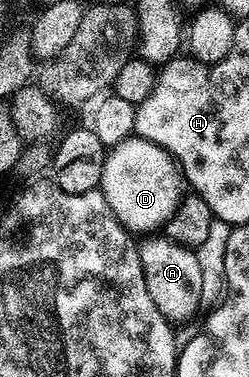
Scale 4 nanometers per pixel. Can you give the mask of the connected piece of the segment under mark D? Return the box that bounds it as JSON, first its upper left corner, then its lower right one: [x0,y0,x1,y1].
[99,135,185,235]

